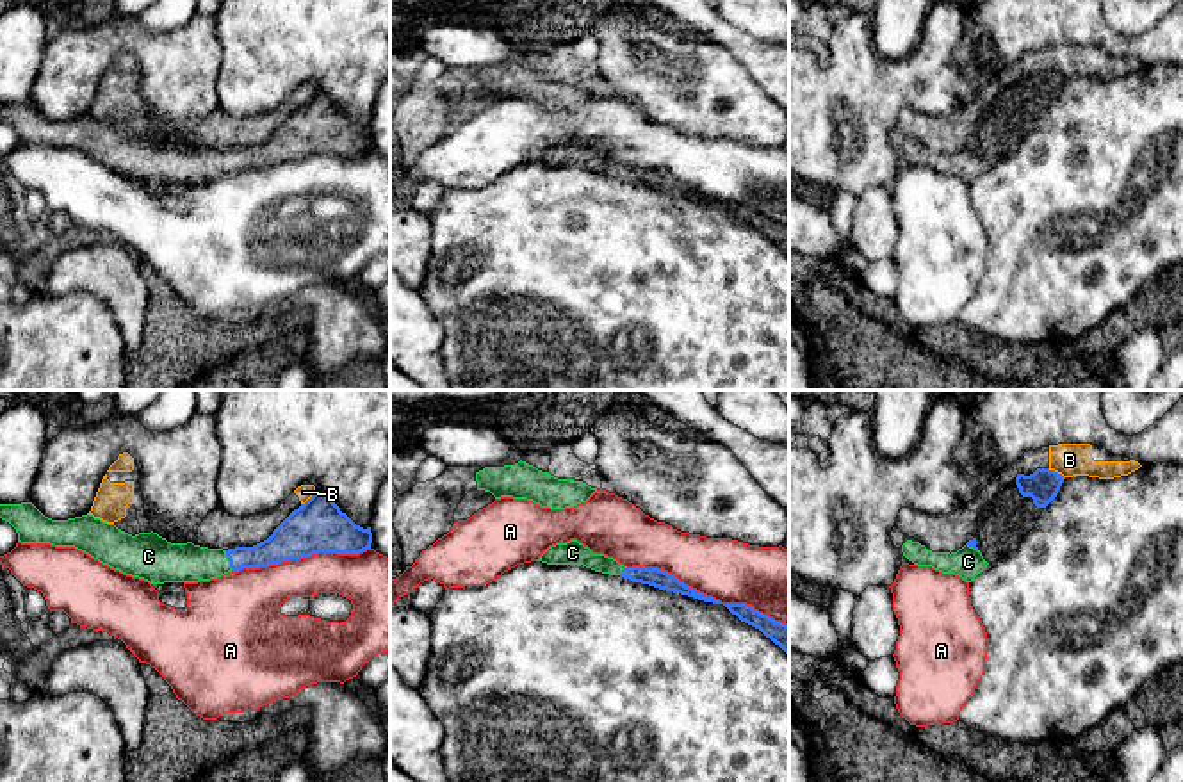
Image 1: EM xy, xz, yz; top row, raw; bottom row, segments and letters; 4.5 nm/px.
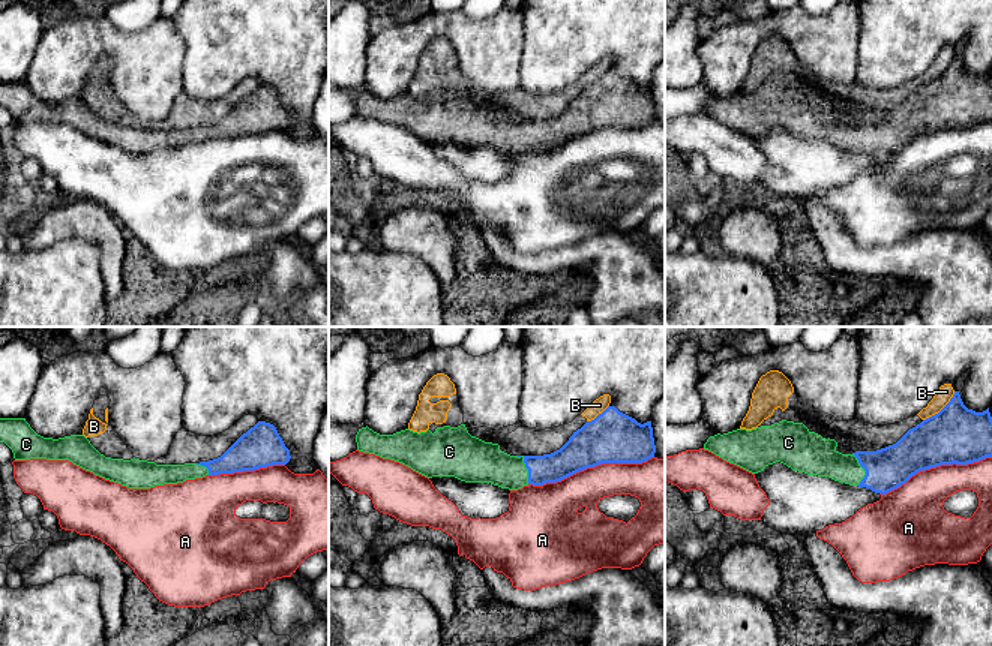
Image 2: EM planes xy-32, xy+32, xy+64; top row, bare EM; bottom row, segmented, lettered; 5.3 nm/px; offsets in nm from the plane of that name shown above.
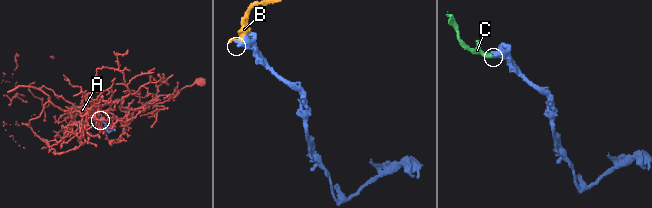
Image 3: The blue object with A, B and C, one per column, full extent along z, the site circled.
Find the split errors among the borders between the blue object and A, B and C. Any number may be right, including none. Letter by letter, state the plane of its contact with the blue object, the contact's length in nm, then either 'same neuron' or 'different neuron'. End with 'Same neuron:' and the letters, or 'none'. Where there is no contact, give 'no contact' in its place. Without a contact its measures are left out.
A: xz | 750 nm | different neuron
B: yz | 90 nm | different neuron
C: xy | 100 nm | same neuron
Same neuron: C

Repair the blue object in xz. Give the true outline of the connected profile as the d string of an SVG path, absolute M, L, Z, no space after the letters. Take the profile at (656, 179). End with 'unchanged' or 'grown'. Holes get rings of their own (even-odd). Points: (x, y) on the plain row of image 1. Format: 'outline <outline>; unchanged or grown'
outline M570 141L567 144L556 144L549 148L540 160L547 166L583 166L595 173L620 176L632 183L649 185L659 191L688 196L704 203L722 205L720 201L707 198L684 183L681 183L675 176L659 171L659 169L645 169L645 167L632 167L627 169L620 166L616 160L608 159L604 155L593 155L588 148L579 144L577 141Z; grown

